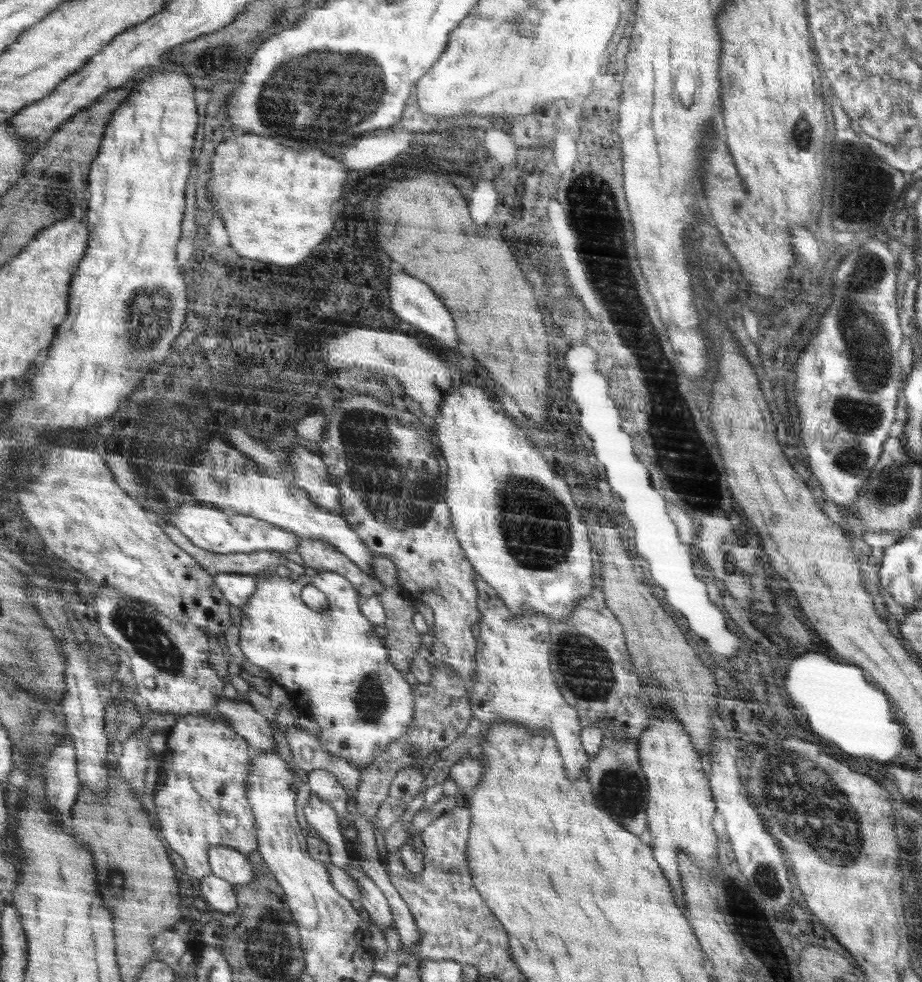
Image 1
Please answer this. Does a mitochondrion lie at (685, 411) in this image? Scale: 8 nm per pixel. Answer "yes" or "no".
yes

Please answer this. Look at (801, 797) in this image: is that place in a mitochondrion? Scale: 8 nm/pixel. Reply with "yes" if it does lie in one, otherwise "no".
yes

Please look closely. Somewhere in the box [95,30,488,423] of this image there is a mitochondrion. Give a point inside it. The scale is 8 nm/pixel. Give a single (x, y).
(340, 95)

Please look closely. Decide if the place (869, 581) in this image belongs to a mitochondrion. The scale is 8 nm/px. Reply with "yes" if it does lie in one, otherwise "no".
no

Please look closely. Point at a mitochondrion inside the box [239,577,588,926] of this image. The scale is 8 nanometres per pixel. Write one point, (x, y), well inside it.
(371, 702)

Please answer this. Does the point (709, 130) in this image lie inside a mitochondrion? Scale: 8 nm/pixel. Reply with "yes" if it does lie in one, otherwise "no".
no

